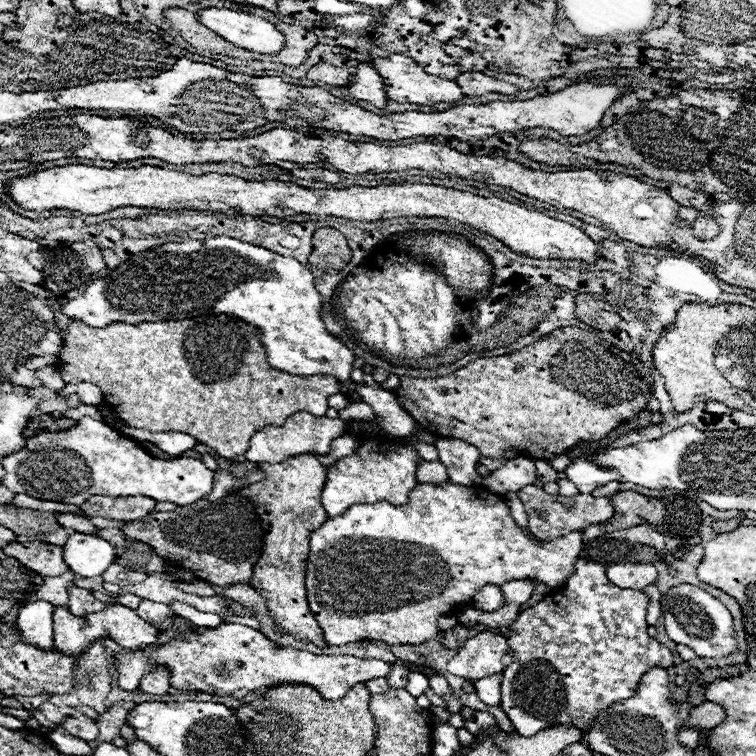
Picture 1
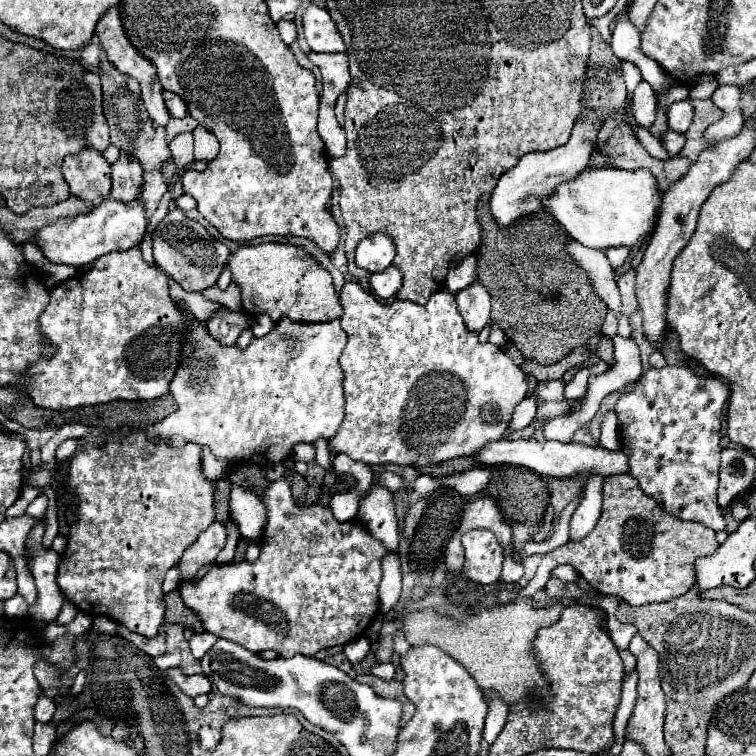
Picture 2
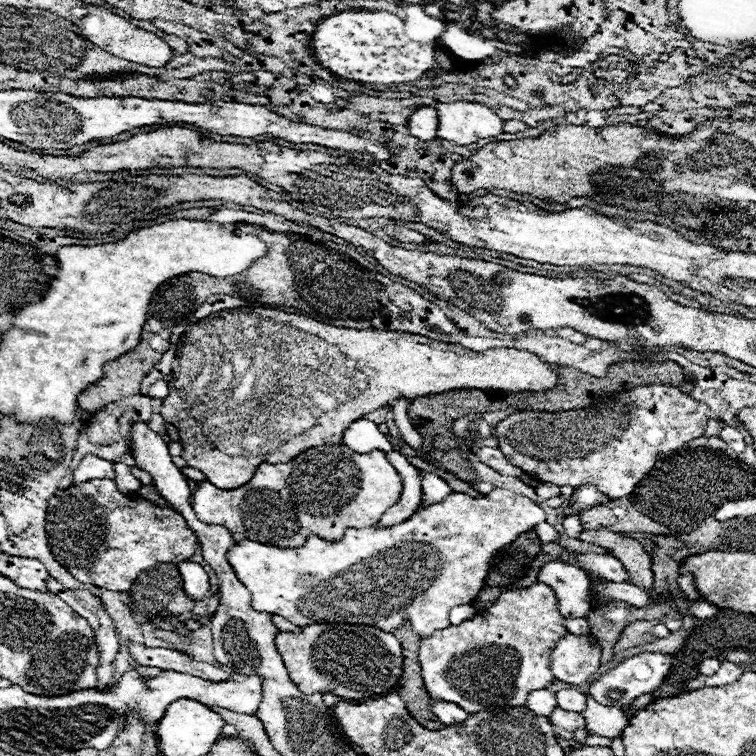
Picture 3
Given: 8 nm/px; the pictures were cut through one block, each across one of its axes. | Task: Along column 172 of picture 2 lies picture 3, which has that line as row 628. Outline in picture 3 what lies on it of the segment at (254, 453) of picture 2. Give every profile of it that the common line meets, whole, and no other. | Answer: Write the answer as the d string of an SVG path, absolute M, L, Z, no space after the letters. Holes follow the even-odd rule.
M494 488L482 498L472 498L460 492L448 494L442 502L420 506L408 520L386 528L348 528L342 540L328 542L310 536L300 548L278 548L252 540L236 544L228 552L228 562L238 580L248 588L254 610L278 614L296 626L310 626L316 622L328 624L366 624L386 632L394 632L402 622L410 620L420 638L428 638L434 630L450 626L448 614L454 606L472 604L484 588L494 556L506 548L520 532L534 528L546 520L546 514L526 496L504 488Z

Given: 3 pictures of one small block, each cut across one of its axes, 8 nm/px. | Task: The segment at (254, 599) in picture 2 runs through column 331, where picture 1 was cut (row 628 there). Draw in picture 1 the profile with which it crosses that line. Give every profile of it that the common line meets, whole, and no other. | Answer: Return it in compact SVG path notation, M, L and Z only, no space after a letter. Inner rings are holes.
M578 558L574 574L560 590L548 592L542 602L520 612L508 636L514 662L502 672L502 710L512 720L516 732L534 736L538 730L546 730L546 726L568 724L578 726L578 730L586 734L592 730L592 722L600 710L608 710L614 702L622 702L636 694L638 682L646 670L654 666L668 670L674 664L672 652L646 632L648 604L650 598L644 592L614 586L606 578L606 568L602 564Z

